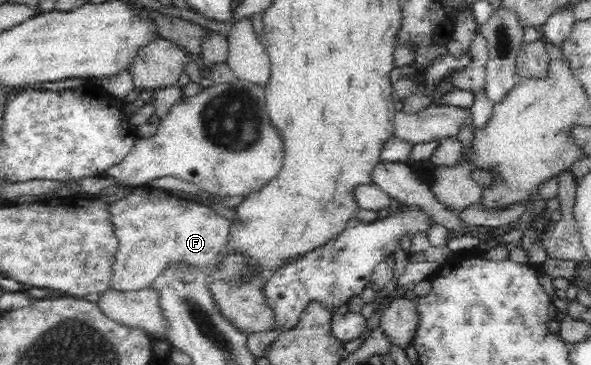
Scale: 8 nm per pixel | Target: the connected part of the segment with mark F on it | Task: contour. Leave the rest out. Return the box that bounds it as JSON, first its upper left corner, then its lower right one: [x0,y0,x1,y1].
[107,185,230,290]

